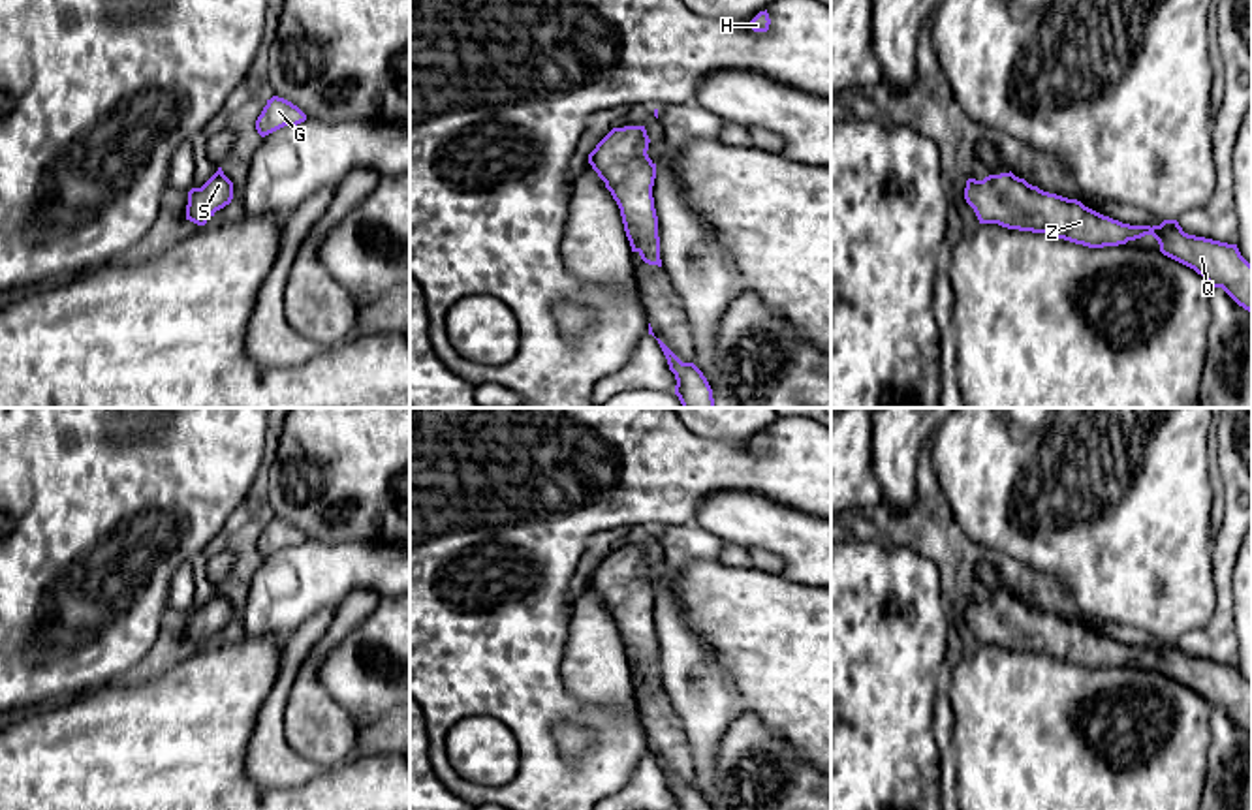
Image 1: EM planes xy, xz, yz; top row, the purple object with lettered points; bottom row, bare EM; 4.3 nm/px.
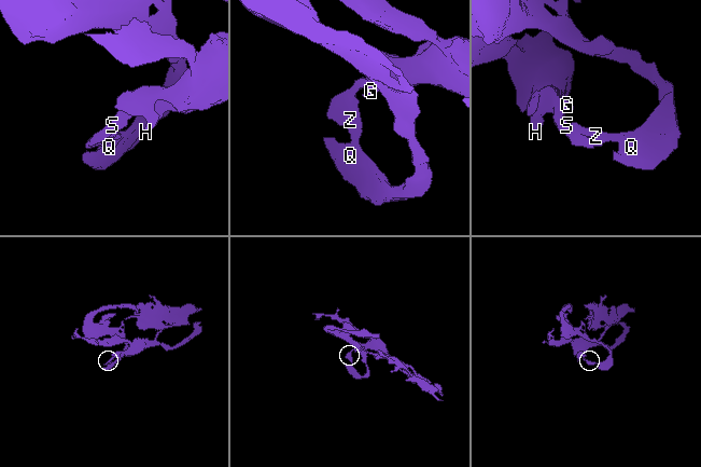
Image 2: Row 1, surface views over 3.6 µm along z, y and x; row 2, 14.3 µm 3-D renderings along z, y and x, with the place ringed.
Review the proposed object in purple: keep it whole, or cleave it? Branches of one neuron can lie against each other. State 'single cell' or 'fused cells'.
single cell

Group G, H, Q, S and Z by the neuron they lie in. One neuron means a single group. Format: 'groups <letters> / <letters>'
groups G H Q S Z

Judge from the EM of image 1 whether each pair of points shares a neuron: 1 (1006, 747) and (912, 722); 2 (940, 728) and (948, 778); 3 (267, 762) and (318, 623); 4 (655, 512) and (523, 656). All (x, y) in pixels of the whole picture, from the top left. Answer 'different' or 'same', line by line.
1: different
2: same
3: same
4: same

